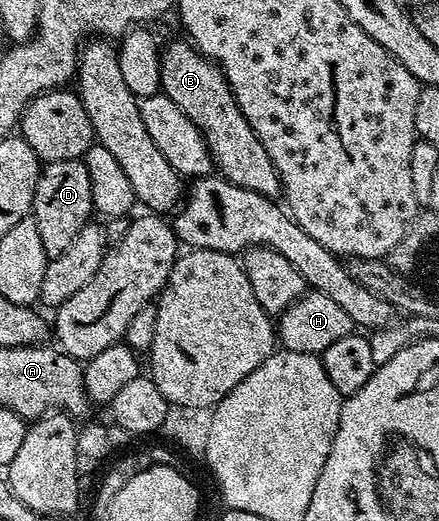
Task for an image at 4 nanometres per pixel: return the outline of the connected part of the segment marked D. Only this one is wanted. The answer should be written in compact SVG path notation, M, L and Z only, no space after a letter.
M69 159L45 164L36 181L36 193L32 216L39 226L40 237L49 260L60 257L72 241L76 241L76 233L91 222L95 214L92 201L92 177L82 159Z

